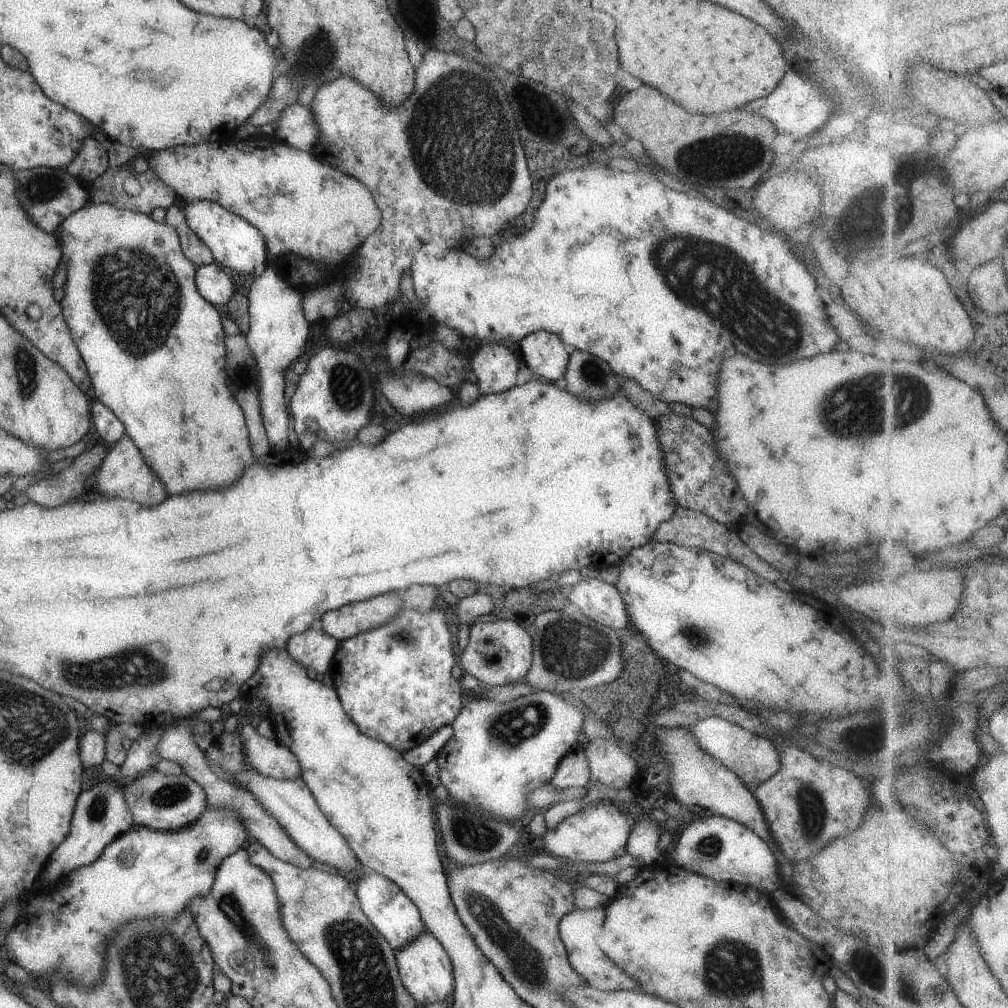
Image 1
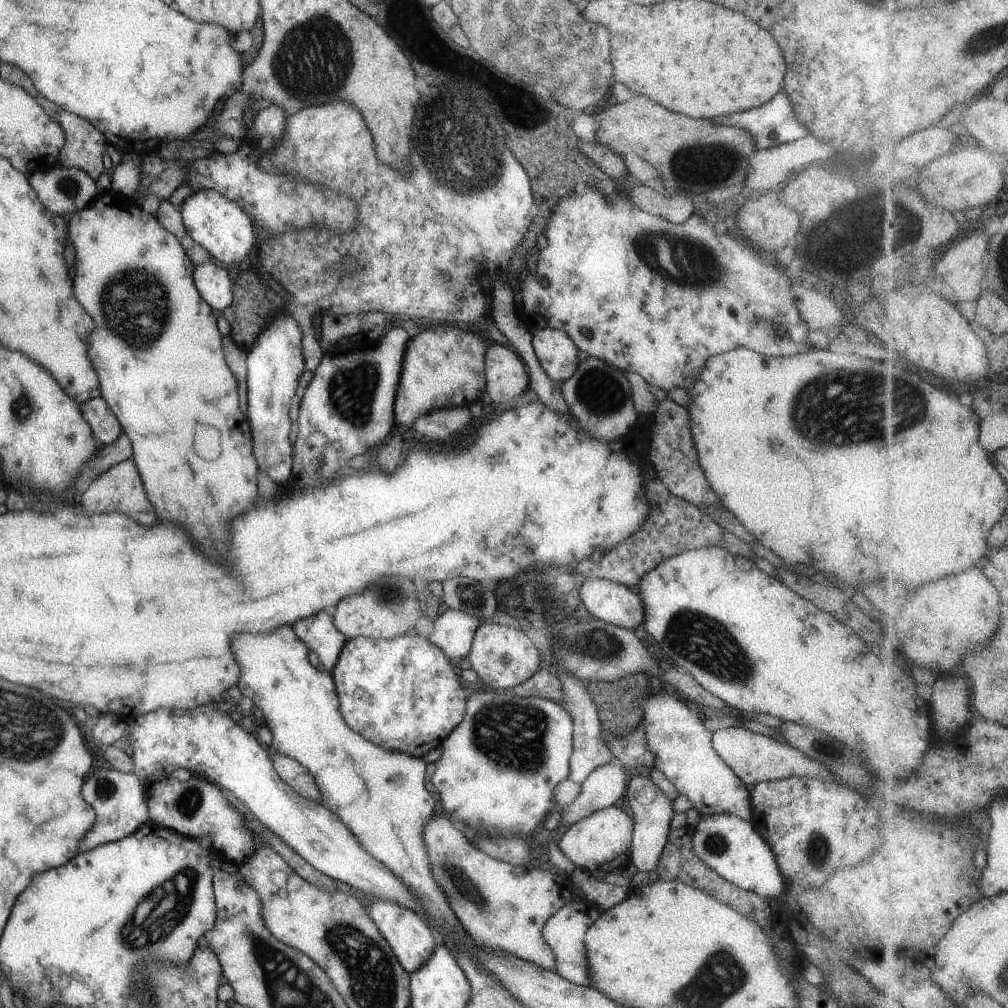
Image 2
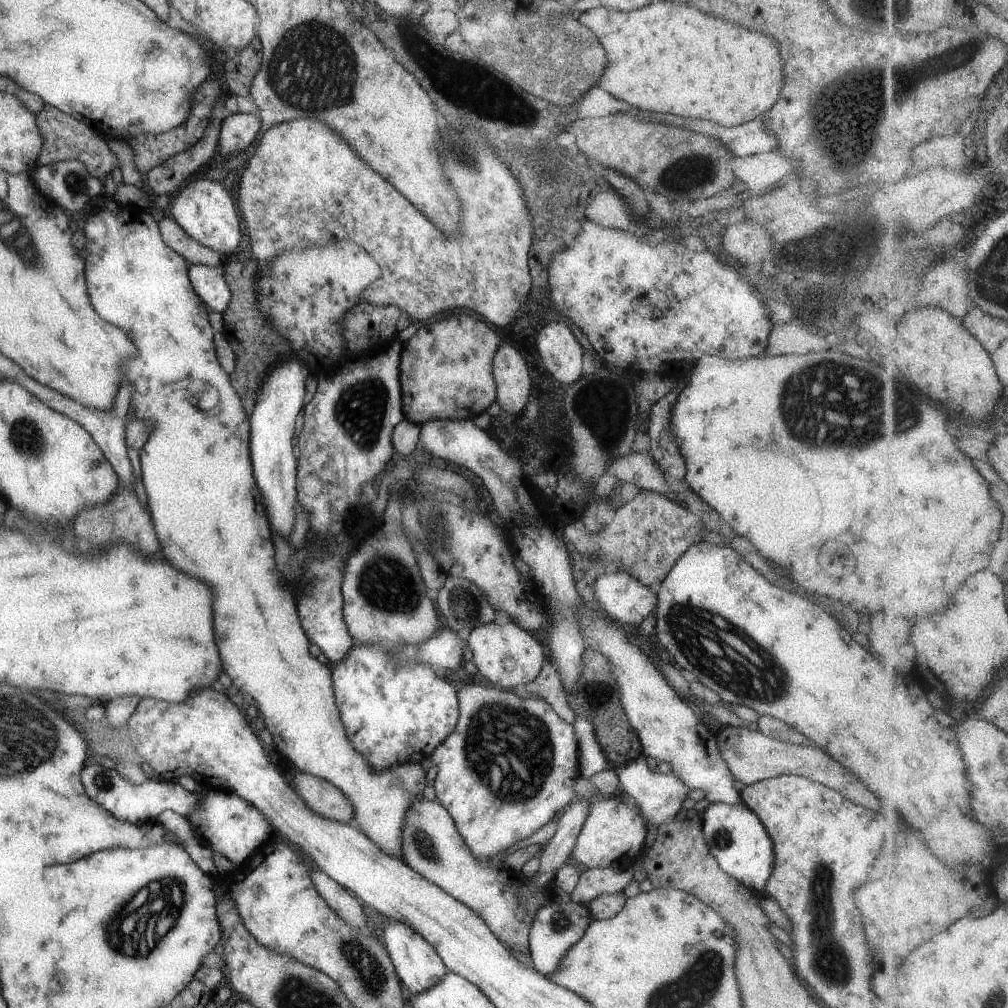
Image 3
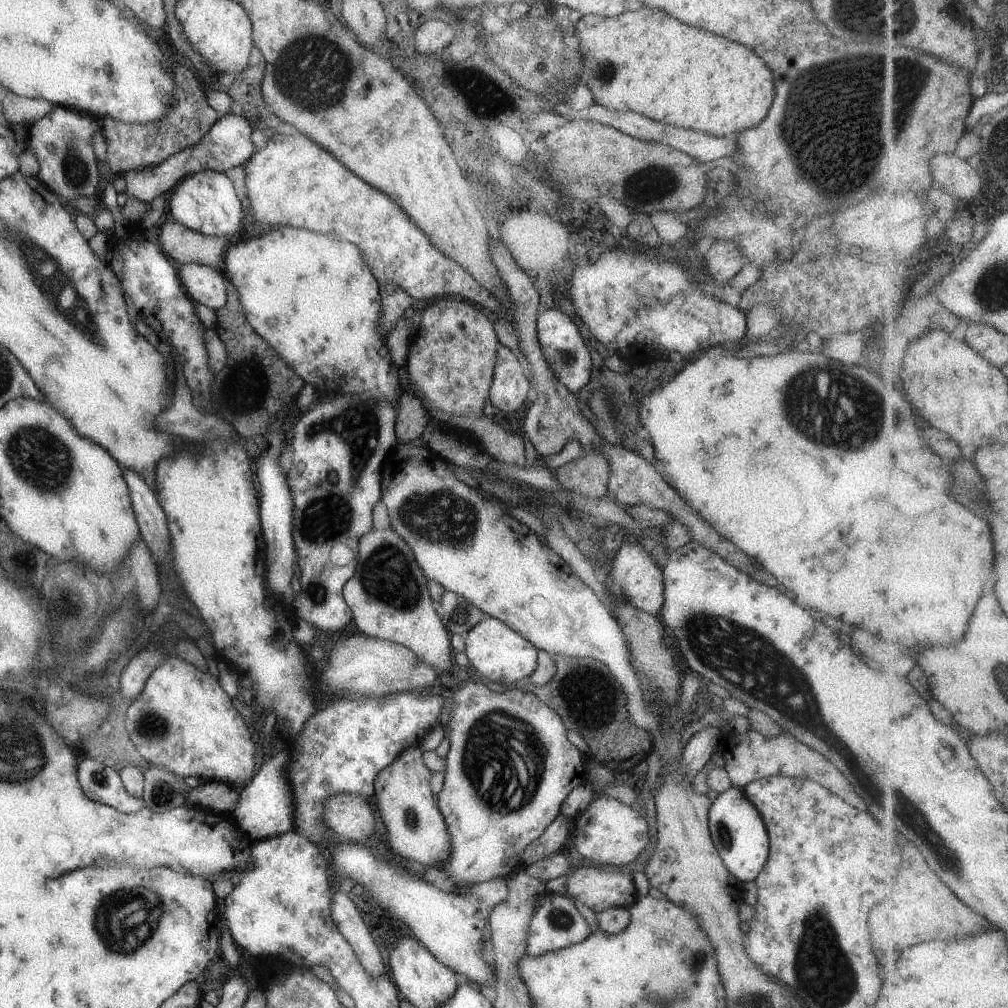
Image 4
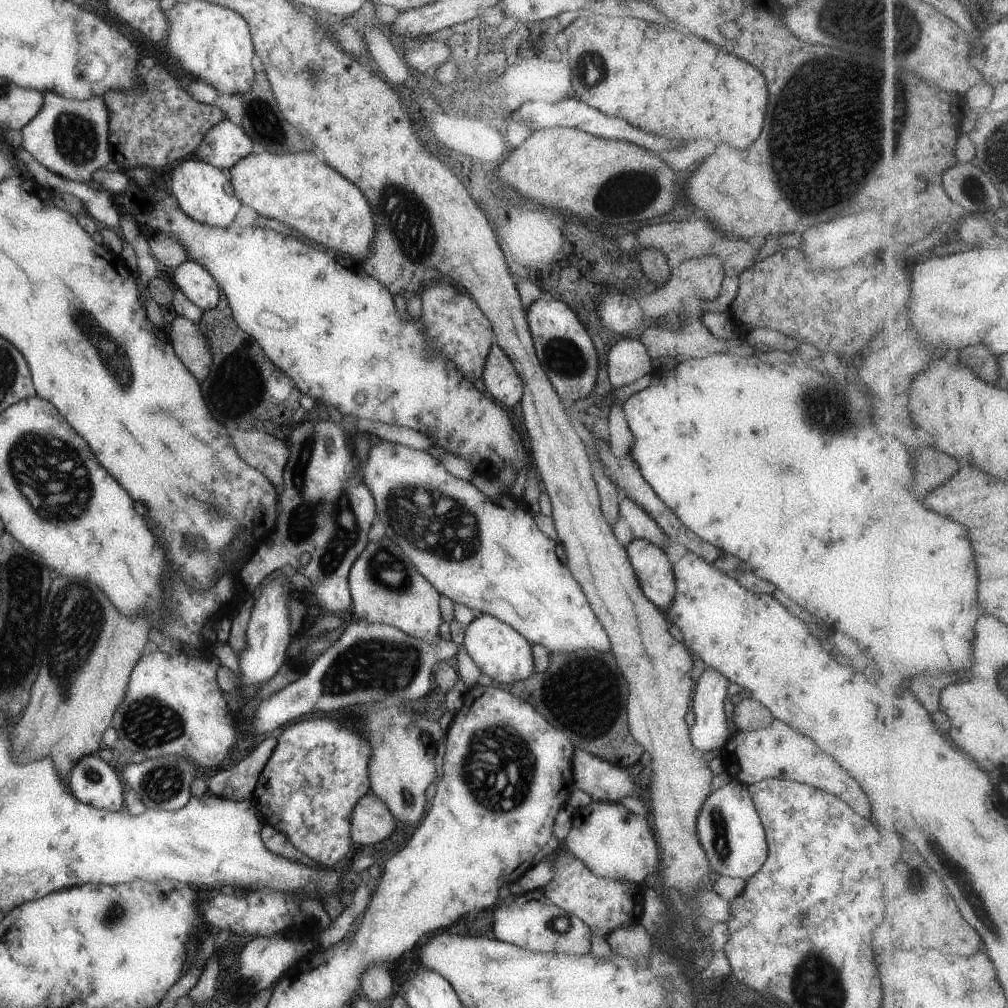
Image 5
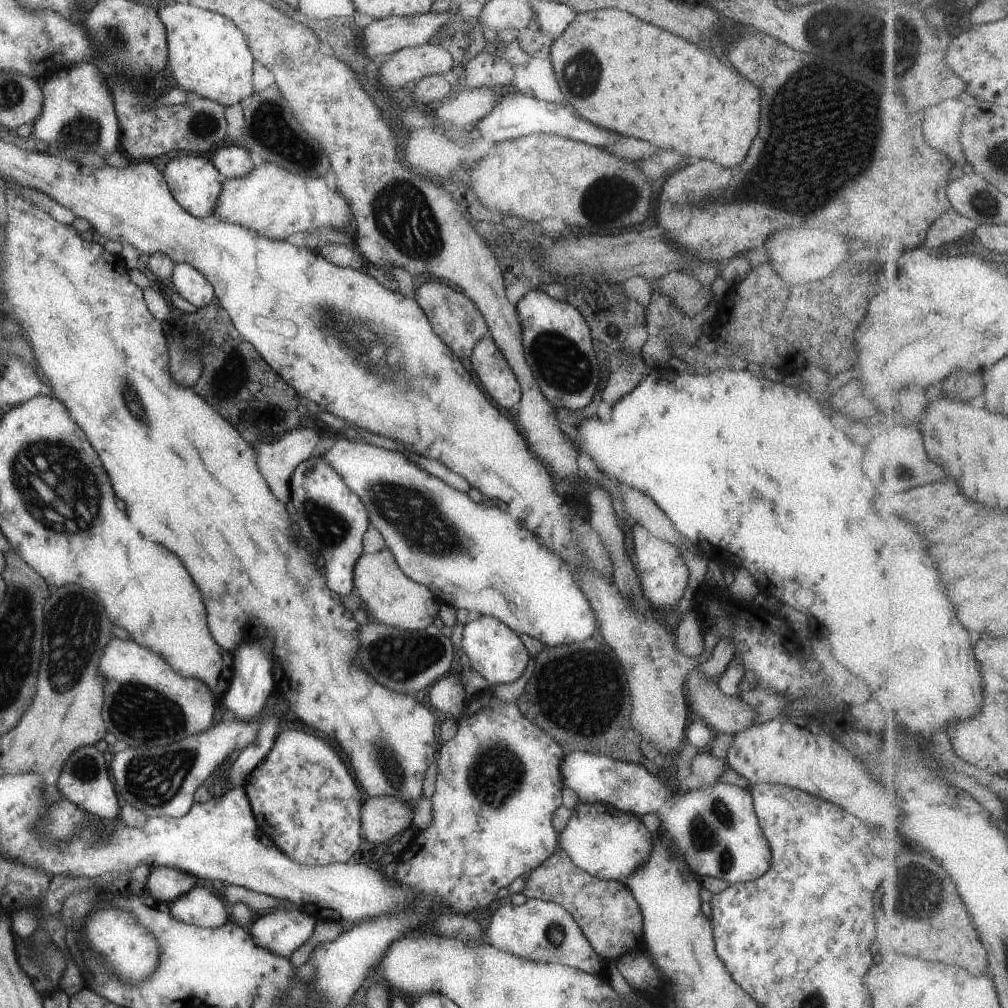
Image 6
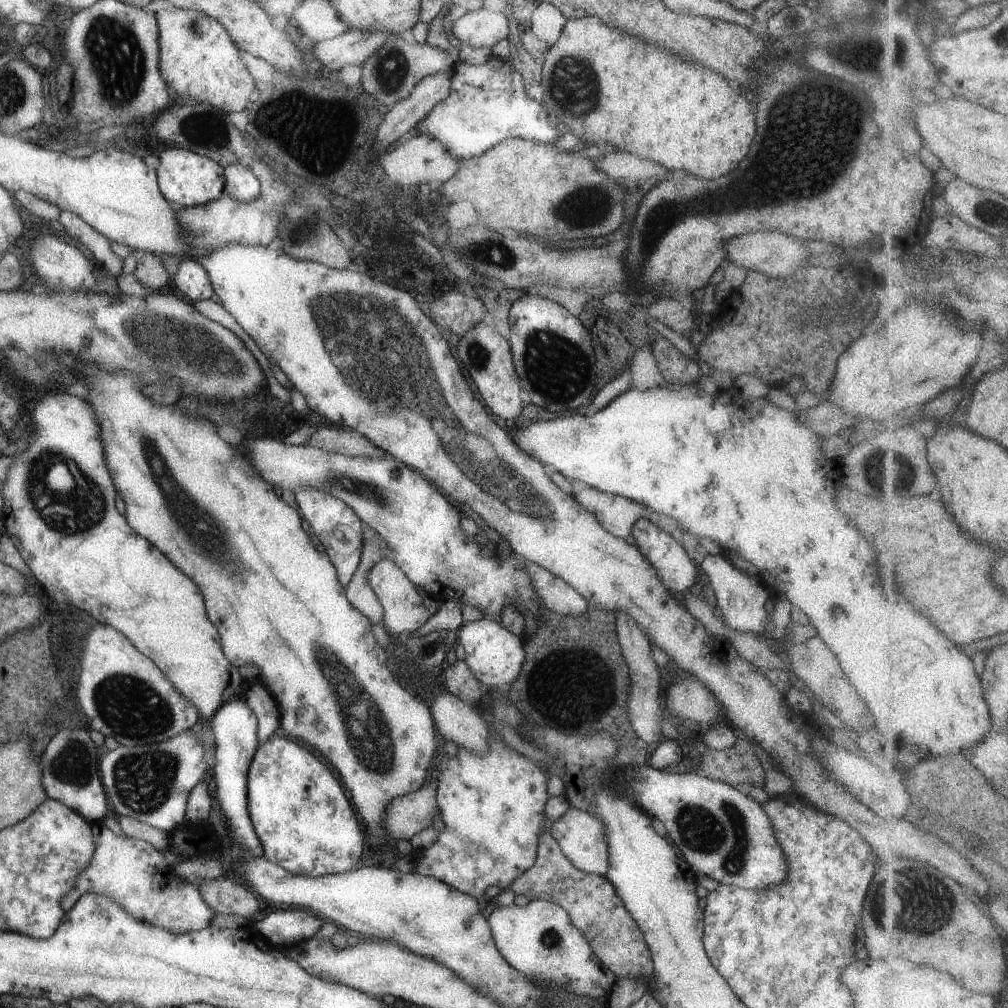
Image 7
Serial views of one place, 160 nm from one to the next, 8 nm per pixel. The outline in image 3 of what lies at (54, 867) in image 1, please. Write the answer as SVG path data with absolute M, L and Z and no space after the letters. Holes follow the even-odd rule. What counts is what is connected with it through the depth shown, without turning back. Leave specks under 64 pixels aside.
M85 765L80 770L80 781L85 794L99 806L102 806L112 817L130 823L153 821L165 809L173 810L187 817L196 809L198 796L194 792L183 789L179 783L166 780L145 780L140 785L134 785L122 779L115 768L106 769L102 766Z

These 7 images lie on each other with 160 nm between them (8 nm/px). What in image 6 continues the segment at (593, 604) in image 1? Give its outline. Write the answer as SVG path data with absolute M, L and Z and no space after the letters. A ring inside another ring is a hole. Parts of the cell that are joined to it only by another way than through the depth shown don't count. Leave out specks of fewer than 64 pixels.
M639 524L631 527L631 531L633 532L634 556L637 560L634 570L638 576L642 596L653 606L653 609L677 605L688 580L688 571L682 563L679 550L674 545L649 534Z

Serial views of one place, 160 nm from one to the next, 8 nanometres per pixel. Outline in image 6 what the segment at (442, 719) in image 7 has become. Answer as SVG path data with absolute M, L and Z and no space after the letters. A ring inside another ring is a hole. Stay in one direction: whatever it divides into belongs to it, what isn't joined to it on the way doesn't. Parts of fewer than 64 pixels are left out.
M440 677L432 685L429 690L431 706L445 714L446 717L456 720L459 716L463 716L463 712L471 711L471 708L463 710L467 697L461 681L451 677Z

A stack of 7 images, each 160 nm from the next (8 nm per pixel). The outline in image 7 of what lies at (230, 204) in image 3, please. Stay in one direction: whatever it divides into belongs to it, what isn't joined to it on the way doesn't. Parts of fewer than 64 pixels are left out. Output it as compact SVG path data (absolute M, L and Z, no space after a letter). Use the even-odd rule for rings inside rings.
M166 148L159 155L156 169L160 193L175 207L203 206L218 200L223 194L224 168L210 158L195 154L184 148Z

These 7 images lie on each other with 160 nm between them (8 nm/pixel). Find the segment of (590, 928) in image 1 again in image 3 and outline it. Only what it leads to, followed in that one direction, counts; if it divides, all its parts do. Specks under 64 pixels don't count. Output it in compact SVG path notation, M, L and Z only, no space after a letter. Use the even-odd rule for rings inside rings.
M547 900L534 914L528 932L528 963L539 974L550 975L558 965L559 959L565 956L567 947L579 940L587 925L591 922L592 916L585 905L574 903L557 903Z

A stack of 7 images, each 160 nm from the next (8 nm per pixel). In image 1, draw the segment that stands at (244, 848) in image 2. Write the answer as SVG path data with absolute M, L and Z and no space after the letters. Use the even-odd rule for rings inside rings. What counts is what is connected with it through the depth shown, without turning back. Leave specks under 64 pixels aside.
M152 768L135 777L123 792L133 826L146 826L152 830L169 831L188 826L208 808L202 787L186 773L164 776Z

